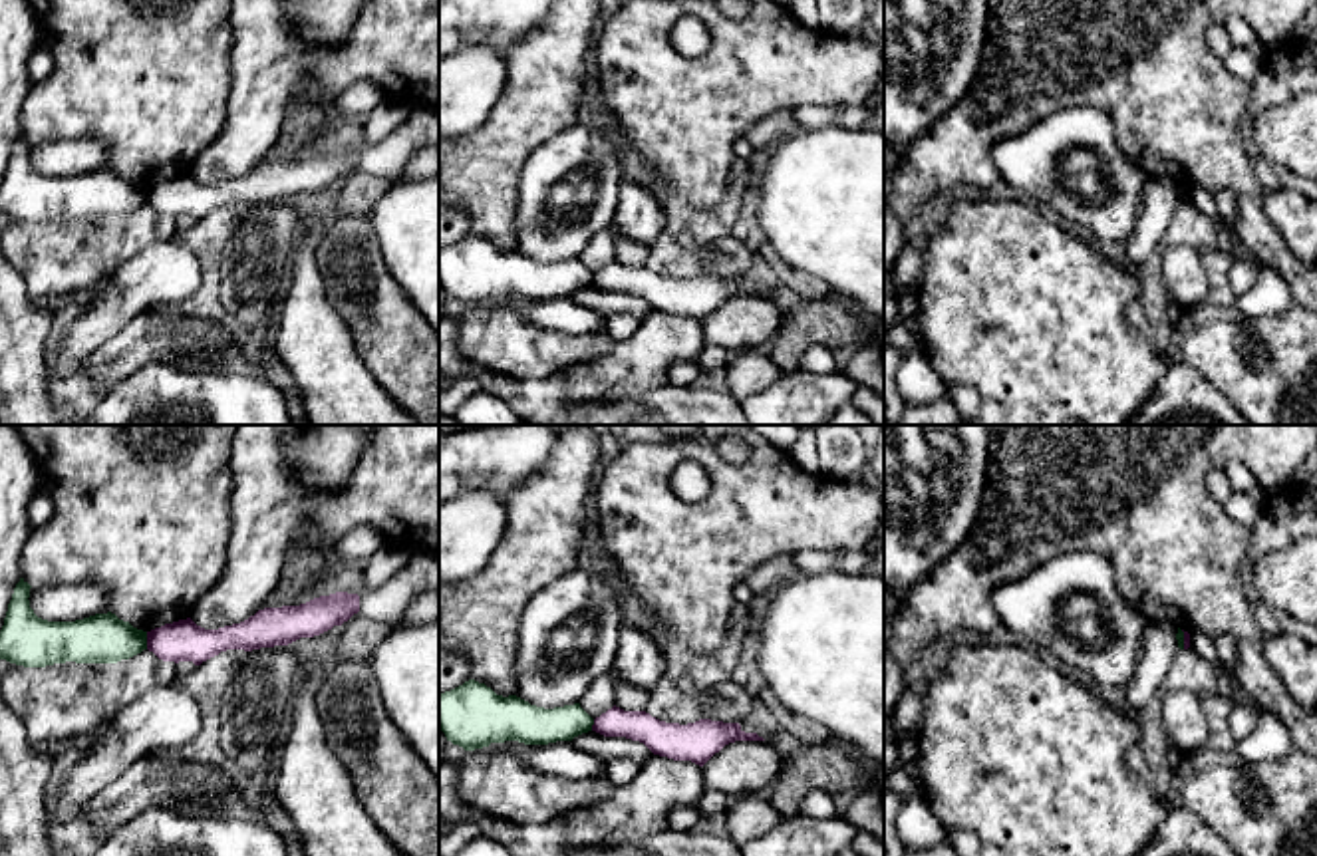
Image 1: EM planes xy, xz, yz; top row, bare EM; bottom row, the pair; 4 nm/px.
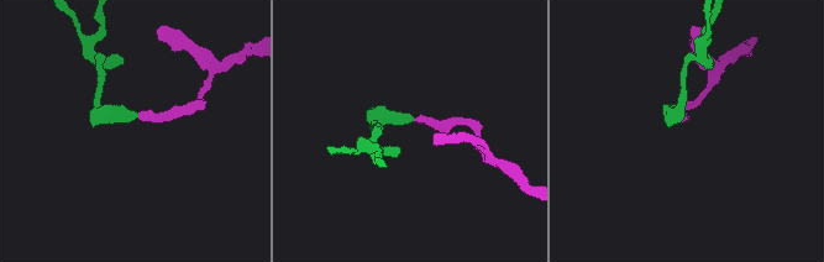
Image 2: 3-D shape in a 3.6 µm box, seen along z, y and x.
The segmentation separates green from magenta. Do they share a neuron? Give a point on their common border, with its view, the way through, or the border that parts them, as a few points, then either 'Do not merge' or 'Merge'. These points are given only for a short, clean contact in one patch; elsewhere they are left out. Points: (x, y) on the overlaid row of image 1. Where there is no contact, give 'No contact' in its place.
Touches green at xy (146, 640). Boundary: xy (146, 632), (147, 648). Do not merge

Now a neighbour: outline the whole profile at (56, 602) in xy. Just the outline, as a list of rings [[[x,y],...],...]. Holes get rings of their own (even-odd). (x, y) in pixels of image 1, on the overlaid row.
[[[42,584],[30,588],[30,608],[48,622],[75,622],[111,612],[109,594],[97,584]]]

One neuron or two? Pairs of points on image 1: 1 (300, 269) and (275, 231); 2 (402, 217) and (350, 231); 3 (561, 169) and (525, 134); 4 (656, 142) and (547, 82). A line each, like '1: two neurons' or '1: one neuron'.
1: two neurons
2: two neurons
3: two neurons
4: two neurons

